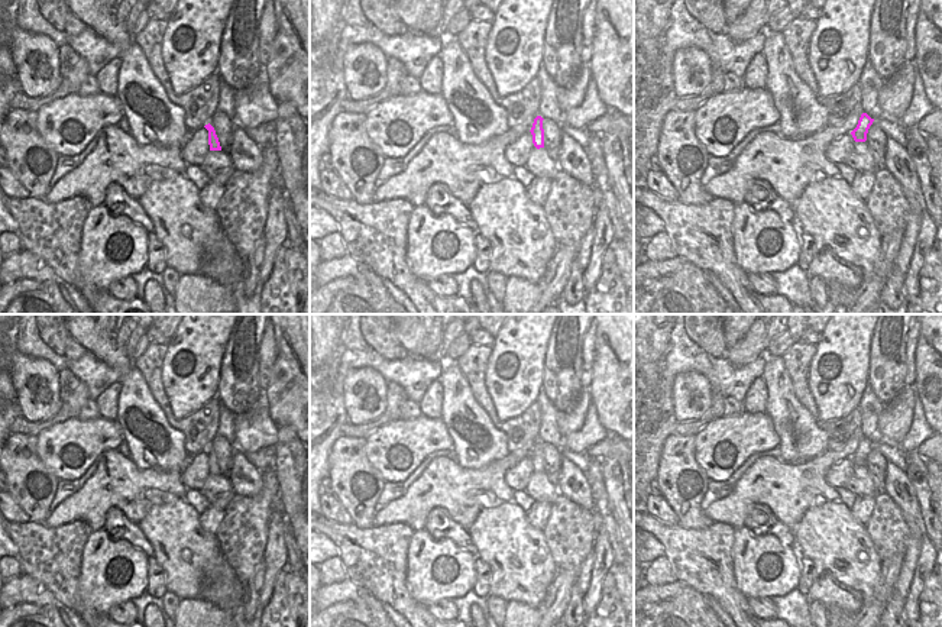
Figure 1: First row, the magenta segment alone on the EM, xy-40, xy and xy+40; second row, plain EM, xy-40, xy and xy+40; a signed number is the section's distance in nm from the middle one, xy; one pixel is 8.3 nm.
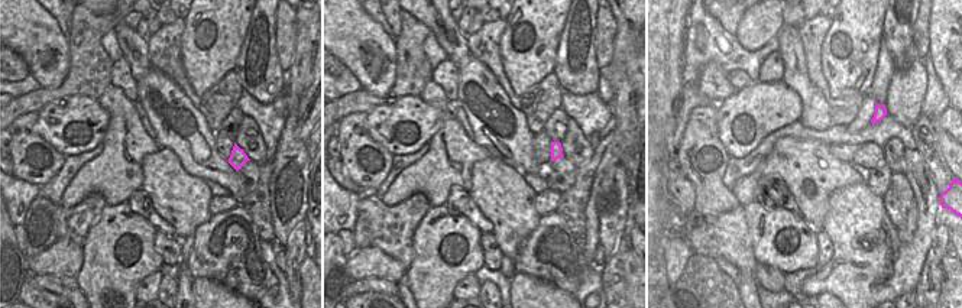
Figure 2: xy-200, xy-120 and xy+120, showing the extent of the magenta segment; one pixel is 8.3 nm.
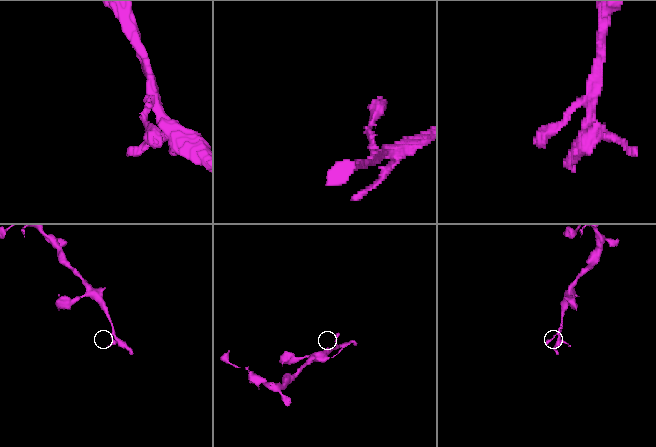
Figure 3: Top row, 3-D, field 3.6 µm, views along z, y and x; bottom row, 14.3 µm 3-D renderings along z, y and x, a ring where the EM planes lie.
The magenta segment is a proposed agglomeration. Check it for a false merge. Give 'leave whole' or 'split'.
leave whole

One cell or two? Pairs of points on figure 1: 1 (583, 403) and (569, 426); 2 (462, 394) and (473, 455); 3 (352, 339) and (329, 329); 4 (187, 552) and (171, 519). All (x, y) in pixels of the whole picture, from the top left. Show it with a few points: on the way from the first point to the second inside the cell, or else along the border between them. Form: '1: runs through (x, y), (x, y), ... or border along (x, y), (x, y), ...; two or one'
1: runs through (580, 409), (573, 420); one
2: runs through (459, 409), (450, 420), (452, 427), (465, 440); one
3: border along (345, 329), (340, 338), (340, 356), (336, 368); two
4: runs through (180, 543), (171, 527); one

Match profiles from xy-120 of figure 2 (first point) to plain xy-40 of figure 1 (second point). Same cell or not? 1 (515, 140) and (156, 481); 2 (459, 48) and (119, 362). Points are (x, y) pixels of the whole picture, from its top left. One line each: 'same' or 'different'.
1: different
2: same

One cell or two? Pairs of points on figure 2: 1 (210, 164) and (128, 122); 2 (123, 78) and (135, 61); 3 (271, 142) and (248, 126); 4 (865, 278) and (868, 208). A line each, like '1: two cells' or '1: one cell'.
1: two cells
2: two cells
3: two cells
4: one cell

